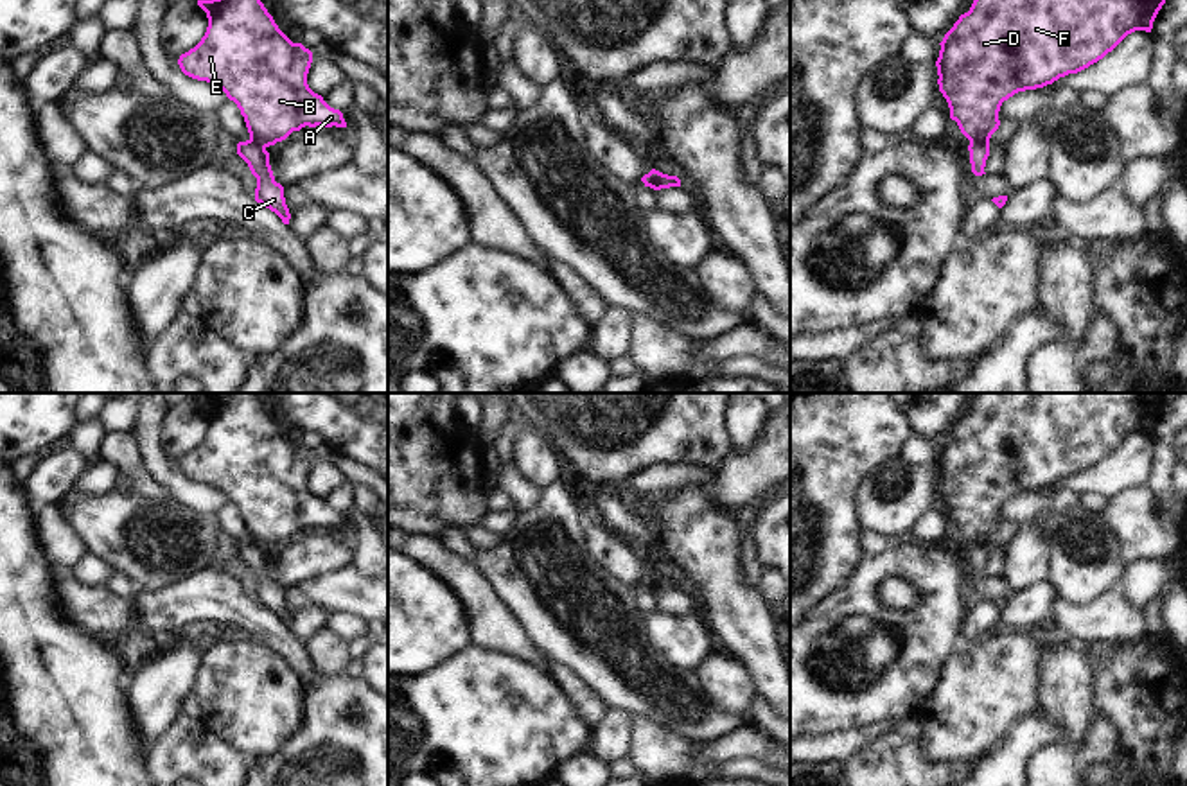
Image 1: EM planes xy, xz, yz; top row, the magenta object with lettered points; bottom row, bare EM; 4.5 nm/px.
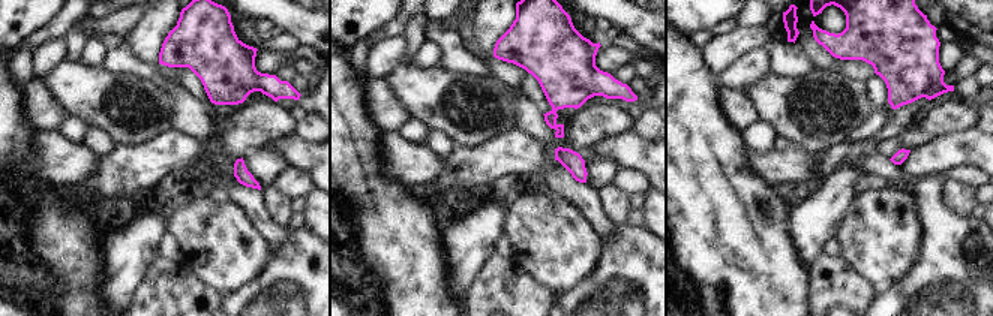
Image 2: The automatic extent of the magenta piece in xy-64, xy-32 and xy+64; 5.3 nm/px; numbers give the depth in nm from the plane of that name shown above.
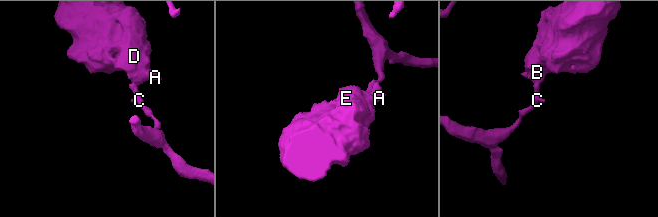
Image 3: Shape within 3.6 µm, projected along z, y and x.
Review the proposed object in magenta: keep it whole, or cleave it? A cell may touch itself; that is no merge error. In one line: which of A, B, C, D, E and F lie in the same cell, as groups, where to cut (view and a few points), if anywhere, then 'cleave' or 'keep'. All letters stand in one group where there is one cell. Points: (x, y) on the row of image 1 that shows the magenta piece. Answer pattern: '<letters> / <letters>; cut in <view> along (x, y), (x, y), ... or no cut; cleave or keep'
A B D E F / C; cut in yz along (970, 140), (988, 142); cleave

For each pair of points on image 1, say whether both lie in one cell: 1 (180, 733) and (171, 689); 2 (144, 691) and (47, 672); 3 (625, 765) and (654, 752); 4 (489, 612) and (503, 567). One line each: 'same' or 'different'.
1: different
2: different
3: different
4: different

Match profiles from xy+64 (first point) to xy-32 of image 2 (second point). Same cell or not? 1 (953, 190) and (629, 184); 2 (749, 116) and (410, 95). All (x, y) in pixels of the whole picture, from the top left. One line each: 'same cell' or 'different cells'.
1: different cells
2: different cells

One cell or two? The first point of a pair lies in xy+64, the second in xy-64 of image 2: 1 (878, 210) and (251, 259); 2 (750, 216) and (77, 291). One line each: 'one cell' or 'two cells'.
1: one cell
2: one cell

